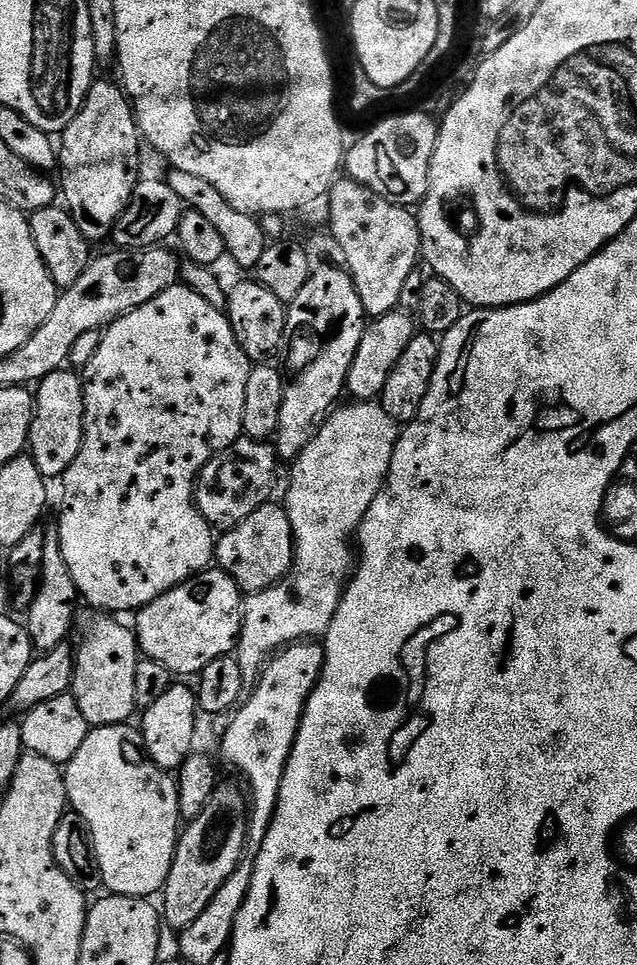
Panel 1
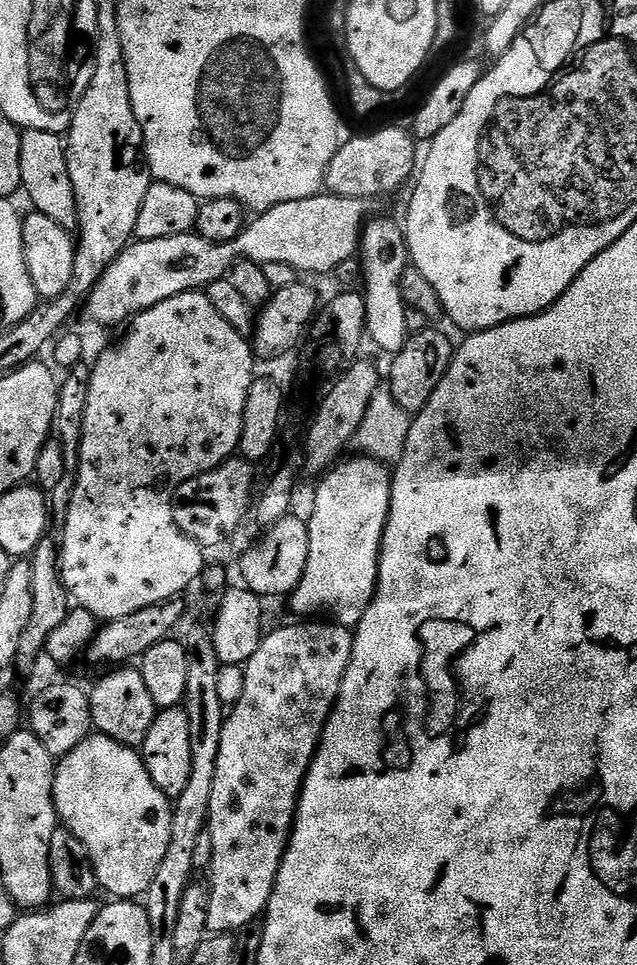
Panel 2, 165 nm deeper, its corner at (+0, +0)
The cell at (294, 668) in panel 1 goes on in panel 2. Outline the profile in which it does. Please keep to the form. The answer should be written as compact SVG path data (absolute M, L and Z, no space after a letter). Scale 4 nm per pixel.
M296 622L300 624L288 624L285 628L276 628L267 633L261 639L258 650L252 655L247 664L243 665L246 686L242 690L242 698L227 713L224 729L222 730L222 742L218 746L218 764L214 770L214 790L210 790L210 806L208 807L208 826L206 839L211 844L212 860L210 873L212 872L212 884L207 885L210 894L210 914L206 914L209 933L227 932L235 934L241 928L249 927L255 918L263 917L264 909L268 906L268 899L276 885L280 863L284 857L284 851L288 849L288 837L292 834L292 825L296 823L296 806L300 803L300 787L304 785L304 776L312 760L316 756L316 747L320 744L320 735L324 733L324 724L328 721L328 715L336 704L336 699L342 686L344 672L352 657L353 633L343 628L340 624L320 622L324 624L312 624L316 622Z

